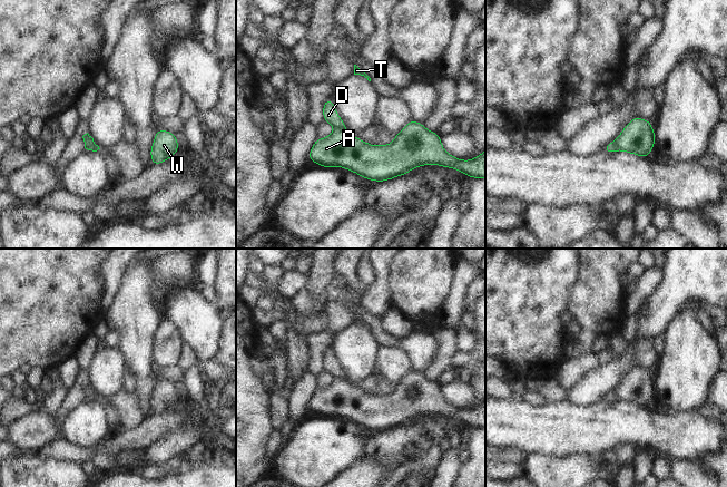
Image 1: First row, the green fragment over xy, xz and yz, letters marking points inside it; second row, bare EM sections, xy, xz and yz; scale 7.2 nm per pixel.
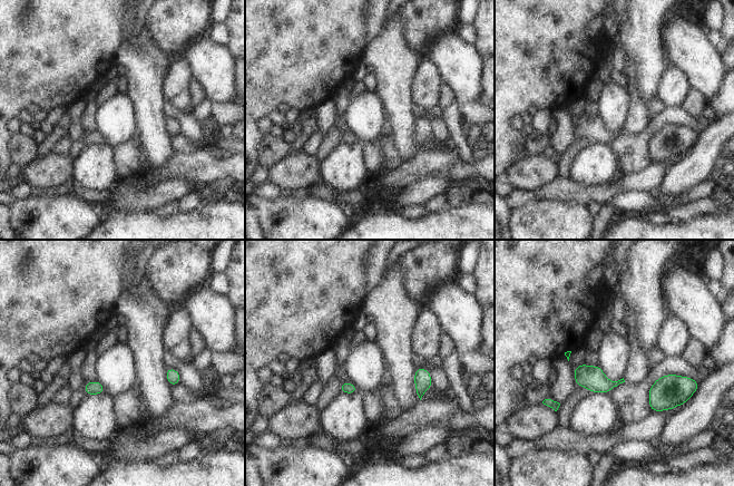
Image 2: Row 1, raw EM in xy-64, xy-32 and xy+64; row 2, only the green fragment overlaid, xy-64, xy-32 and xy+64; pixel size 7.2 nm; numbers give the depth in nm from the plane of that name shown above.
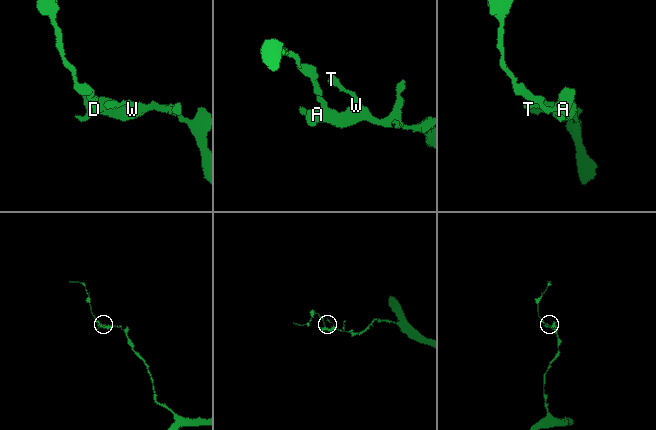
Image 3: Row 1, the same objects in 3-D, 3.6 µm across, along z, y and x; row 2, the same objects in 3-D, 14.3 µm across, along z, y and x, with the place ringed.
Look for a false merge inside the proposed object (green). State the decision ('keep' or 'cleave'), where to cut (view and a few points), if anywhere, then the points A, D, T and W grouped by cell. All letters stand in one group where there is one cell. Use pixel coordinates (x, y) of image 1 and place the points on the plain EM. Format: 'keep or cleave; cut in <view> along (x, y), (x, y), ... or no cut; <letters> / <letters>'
cleave; cut in xz along (334, 378), (342, 378), (344, 380); A T W / D

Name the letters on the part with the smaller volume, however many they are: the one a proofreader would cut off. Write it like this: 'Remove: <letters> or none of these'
Remove: D

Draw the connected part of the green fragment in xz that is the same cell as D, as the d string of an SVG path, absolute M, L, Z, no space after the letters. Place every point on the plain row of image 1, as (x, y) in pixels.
M328 348L323 353L323 370L333 376L334 379L346 378L345 372L341 369L338 362L334 358L332 348Z

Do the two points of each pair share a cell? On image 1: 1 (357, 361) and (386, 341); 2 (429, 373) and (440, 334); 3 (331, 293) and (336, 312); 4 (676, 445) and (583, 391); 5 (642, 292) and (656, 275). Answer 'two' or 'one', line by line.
1: two
2: one
3: two
4: two
5: one

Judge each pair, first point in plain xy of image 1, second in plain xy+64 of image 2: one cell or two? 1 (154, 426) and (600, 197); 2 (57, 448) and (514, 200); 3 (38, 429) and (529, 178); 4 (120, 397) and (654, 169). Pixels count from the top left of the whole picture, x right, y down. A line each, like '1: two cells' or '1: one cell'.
1: one cell
2: one cell
3: one cell
4: two cells

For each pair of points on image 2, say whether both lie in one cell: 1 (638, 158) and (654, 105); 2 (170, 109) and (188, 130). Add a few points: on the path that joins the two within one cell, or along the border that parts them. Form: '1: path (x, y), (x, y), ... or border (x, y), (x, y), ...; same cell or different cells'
1: border (666, 107), (651, 117); different cells
2: path (176, 114), (187, 125); same cell

